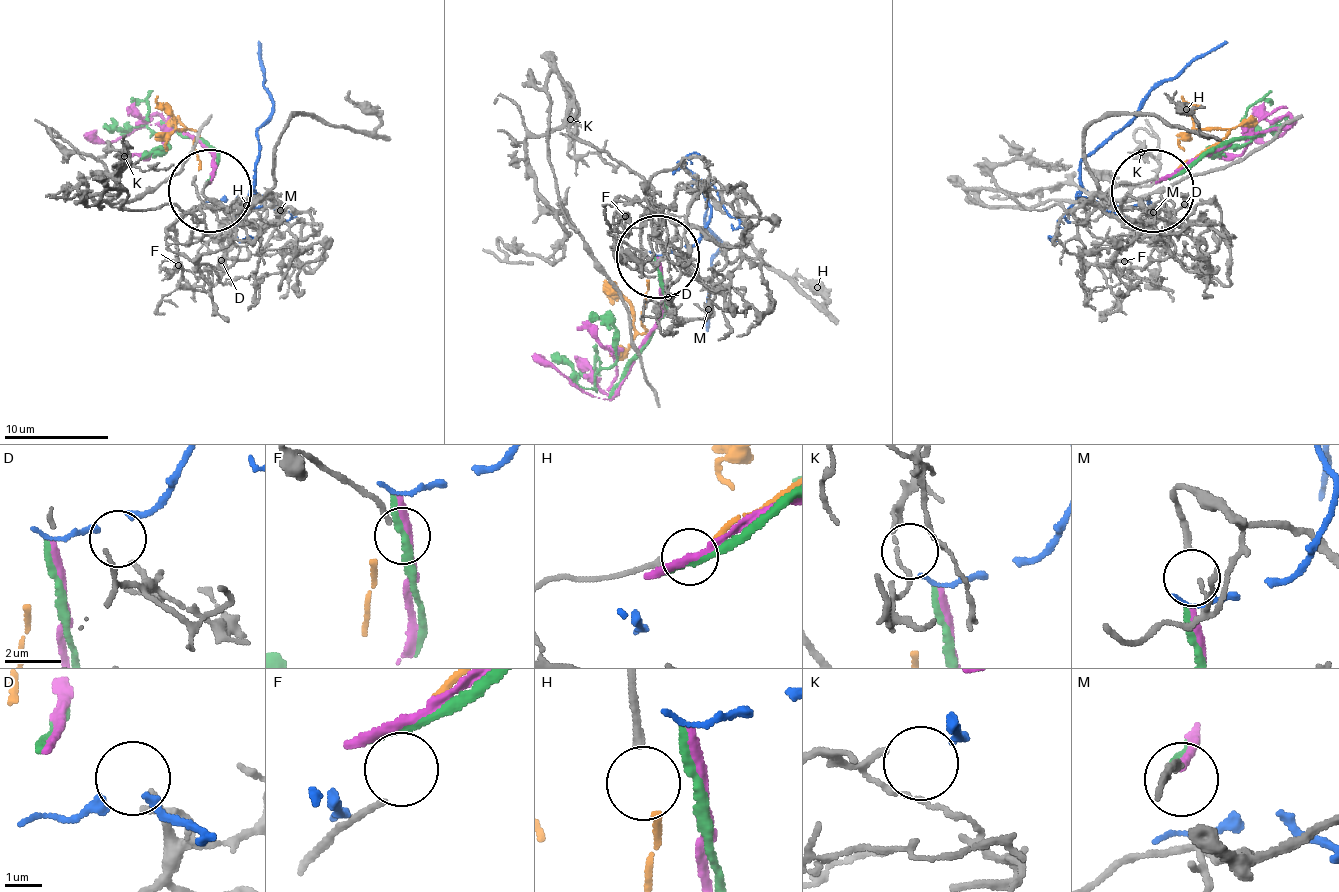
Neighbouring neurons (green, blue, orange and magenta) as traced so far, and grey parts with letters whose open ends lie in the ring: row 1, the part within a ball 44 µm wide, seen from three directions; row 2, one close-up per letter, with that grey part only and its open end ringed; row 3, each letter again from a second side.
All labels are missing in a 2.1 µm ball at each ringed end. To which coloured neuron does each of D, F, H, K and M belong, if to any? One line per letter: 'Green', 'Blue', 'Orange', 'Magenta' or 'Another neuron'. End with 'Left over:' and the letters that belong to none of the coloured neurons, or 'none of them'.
D: Blue
F: Another neuron
H: Orange
K: Another neuron
M: Magenta
Left over: F, K

